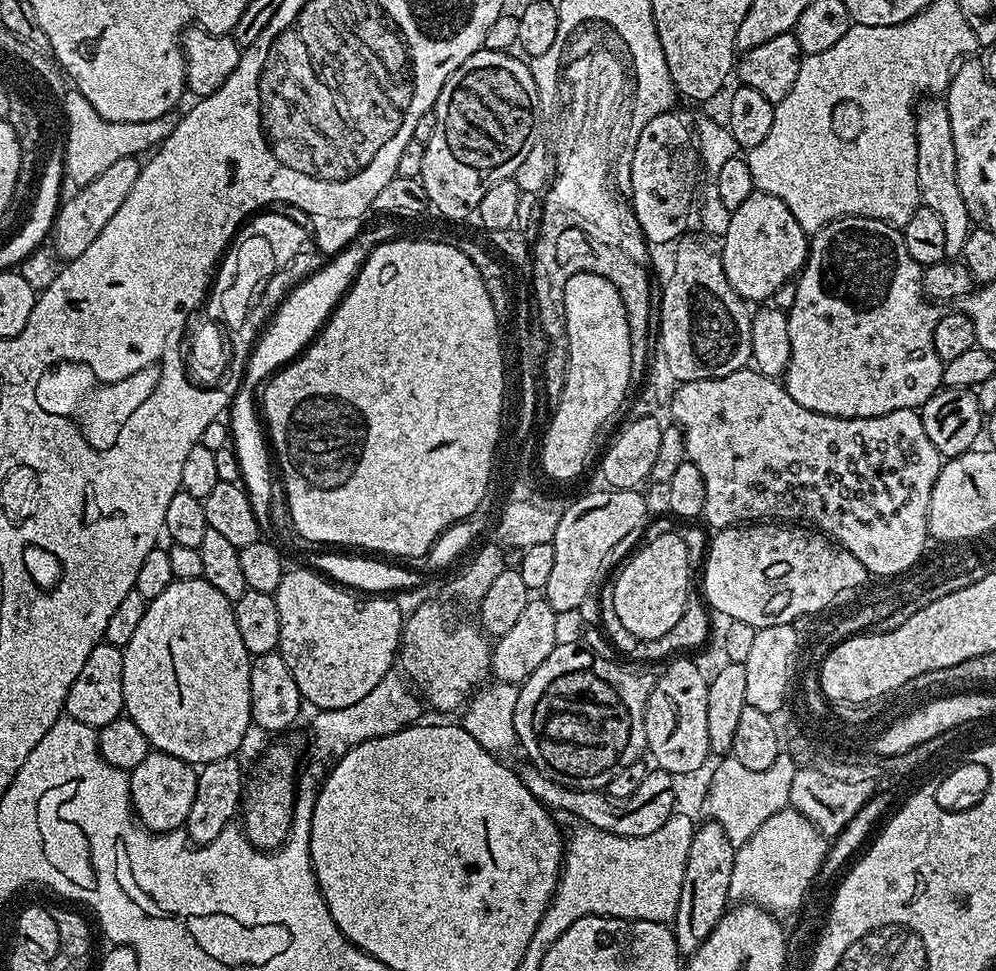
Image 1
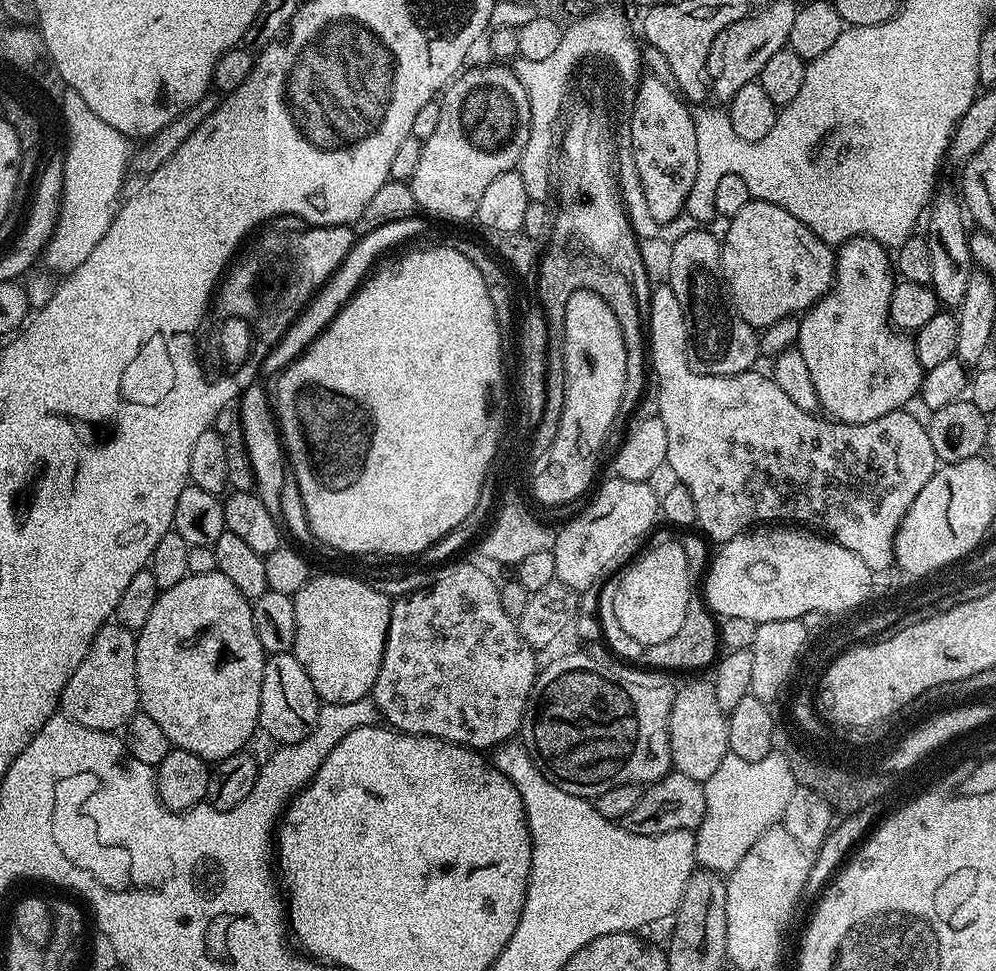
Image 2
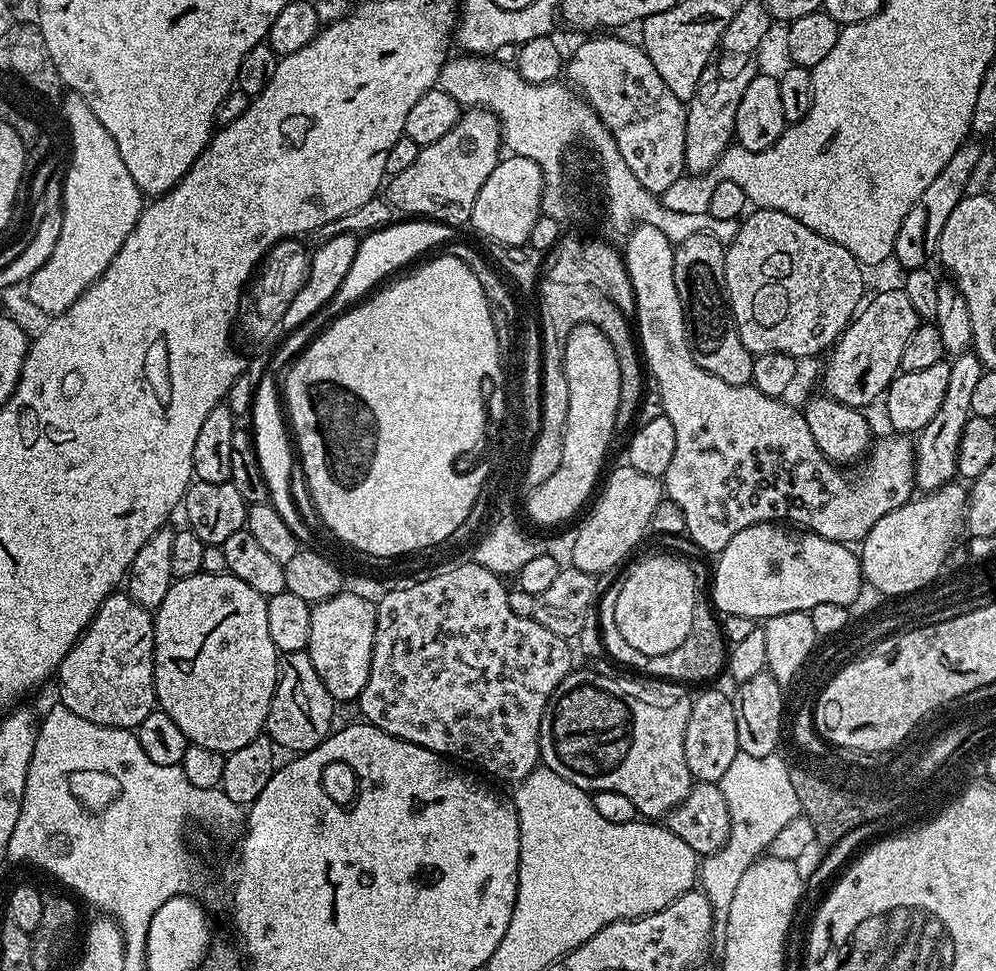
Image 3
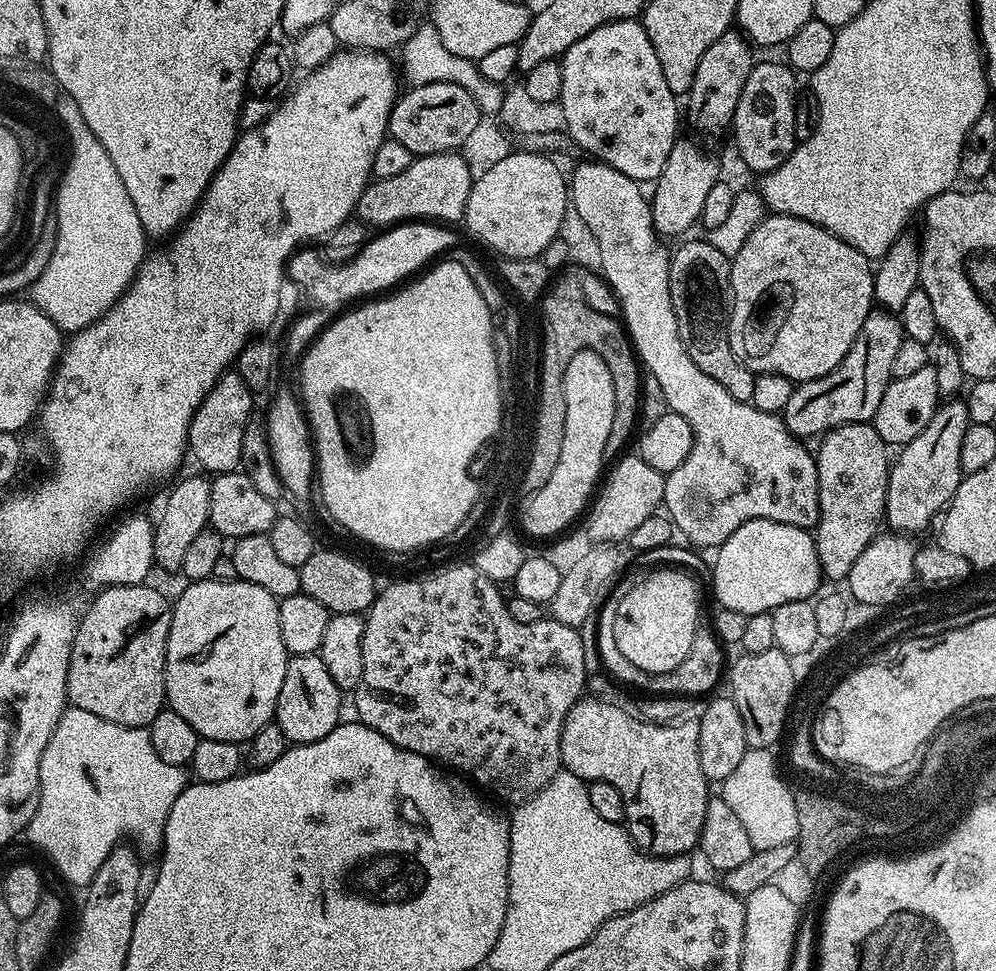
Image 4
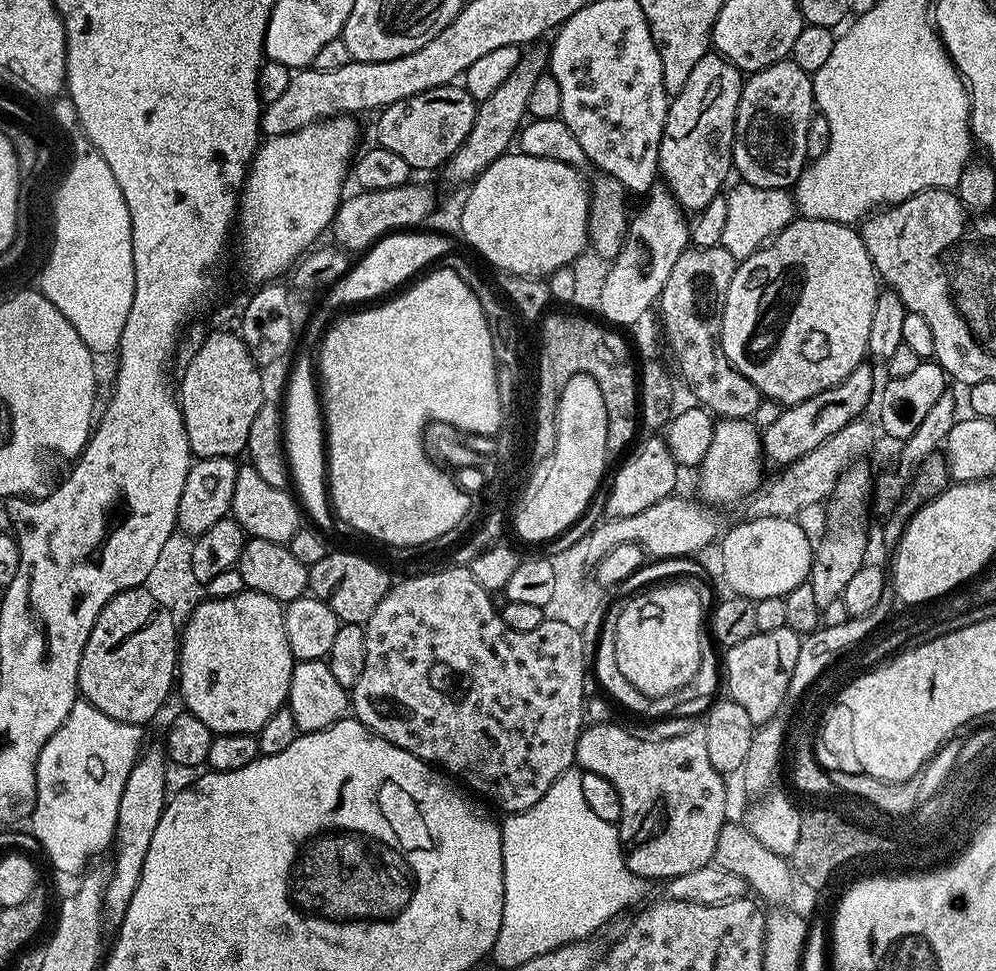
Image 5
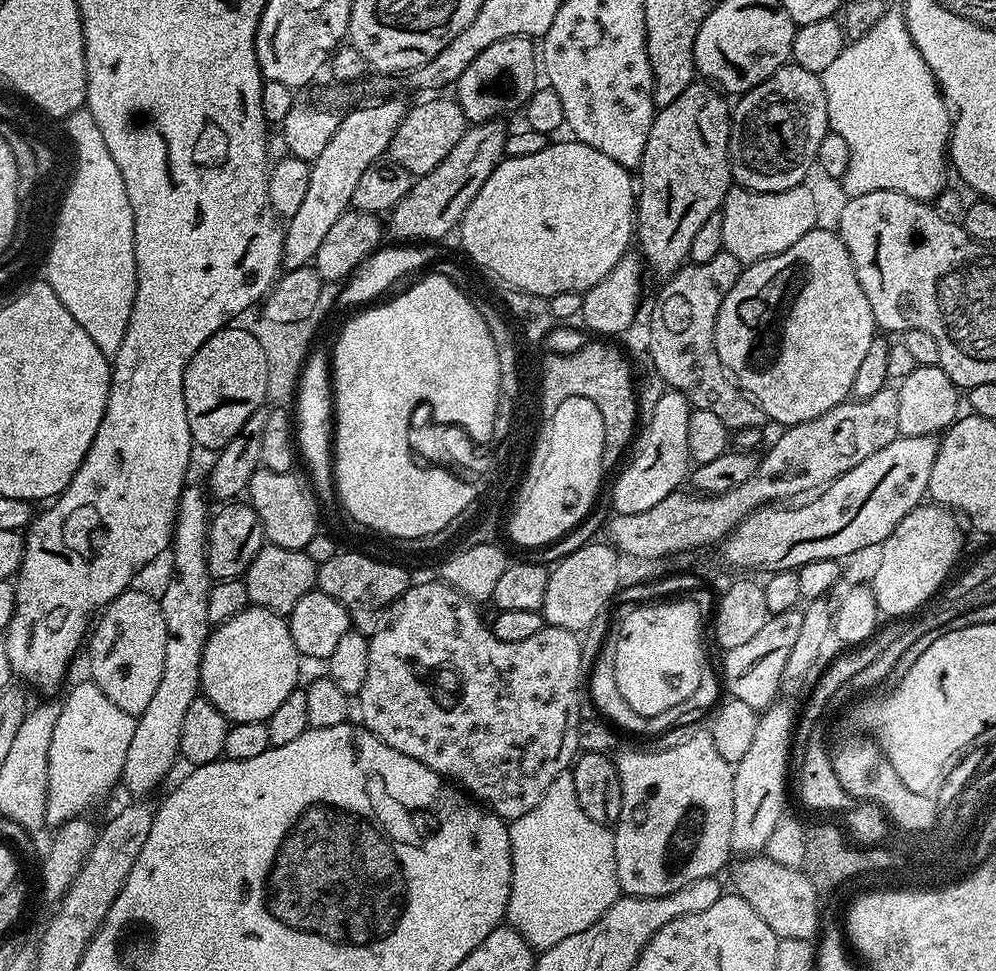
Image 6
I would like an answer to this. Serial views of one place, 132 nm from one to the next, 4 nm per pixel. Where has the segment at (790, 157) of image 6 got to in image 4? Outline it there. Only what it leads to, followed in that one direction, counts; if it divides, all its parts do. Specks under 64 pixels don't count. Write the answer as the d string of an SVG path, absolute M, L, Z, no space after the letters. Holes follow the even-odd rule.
M768 60L765 64L757 63L752 69L750 78L746 78L746 86L742 86L742 94L738 94L738 106L732 115L730 133L736 139L736 148L740 151L740 160L752 172L763 174L772 172L790 154L796 149L798 143L794 134L794 114L796 113L796 101L798 91L796 92L797 73L793 71L787 63L775 64L774 61Z

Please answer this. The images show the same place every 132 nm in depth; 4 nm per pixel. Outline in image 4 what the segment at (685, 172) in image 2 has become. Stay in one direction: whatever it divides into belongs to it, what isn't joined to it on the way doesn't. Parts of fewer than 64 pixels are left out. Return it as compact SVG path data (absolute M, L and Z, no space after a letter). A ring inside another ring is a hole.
M627 19L610 21L604 25L598 26L592 33L586 34L584 38L579 38L578 42L574 42L569 49L565 50L560 60L562 66L562 94L558 103L566 114L566 132L572 135L572 140L581 148L582 151L588 152L589 157L595 158L601 164L608 164L614 170L618 170L622 174L626 174L631 180L639 180L641 182L654 182L662 174L662 166L666 166L666 158L670 158L670 150L676 144L678 133L676 127L680 124L680 116L682 120L682 112L676 109L678 104L677 96L672 93L670 86L666 86L666 78L662 78L662 66L658 66L658 54L654 54L654 46L650 42L650 38L646 34L643 23L639 19Z

